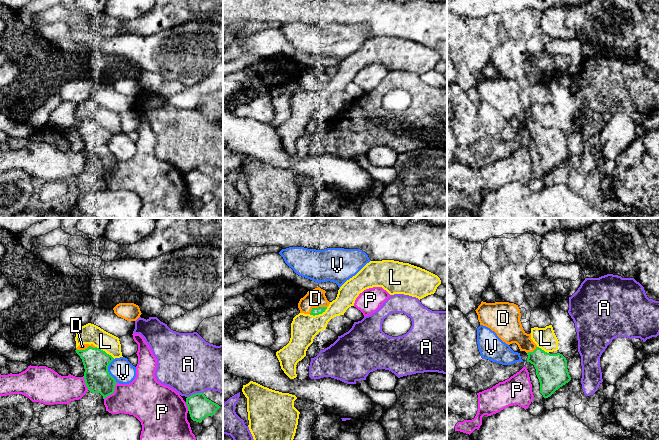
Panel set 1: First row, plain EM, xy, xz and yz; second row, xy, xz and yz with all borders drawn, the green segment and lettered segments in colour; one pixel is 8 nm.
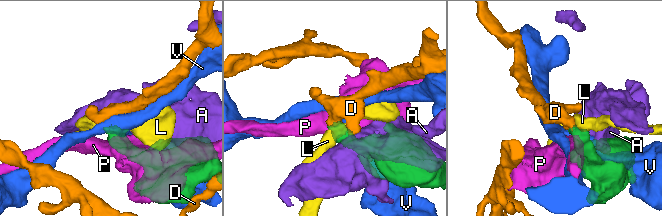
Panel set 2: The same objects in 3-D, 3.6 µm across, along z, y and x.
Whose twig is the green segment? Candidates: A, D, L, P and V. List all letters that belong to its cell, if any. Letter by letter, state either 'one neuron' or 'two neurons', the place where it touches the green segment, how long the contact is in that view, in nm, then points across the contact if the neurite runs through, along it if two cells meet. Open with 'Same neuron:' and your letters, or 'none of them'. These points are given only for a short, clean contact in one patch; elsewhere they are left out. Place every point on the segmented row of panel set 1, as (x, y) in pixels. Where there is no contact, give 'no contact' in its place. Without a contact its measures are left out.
Same neuron: D
A: two neurons; meets green in xy at (195, 393); contact 140 nm long
D: one neuron; meets green in xz at (318, 307); contact 160 nm long
L: two neurons; meets green in xz at (318, 314); contact 160 nm long
P: two neurons; meets green in xy at (113, 392); contact 170 nm long
V: two neurons; meets green in xy at (107, 371); contact 190 nm long

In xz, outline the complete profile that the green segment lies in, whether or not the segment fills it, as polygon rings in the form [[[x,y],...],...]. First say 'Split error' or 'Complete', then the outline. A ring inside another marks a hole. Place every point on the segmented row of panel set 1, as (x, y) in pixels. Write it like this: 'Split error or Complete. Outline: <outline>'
Split error. Outline: [[[320,287],[309,290],[298,303],[300,313],[315,316],[325,312],[330,304],[325,296],[325,293],[326,291],[321,289]]]

